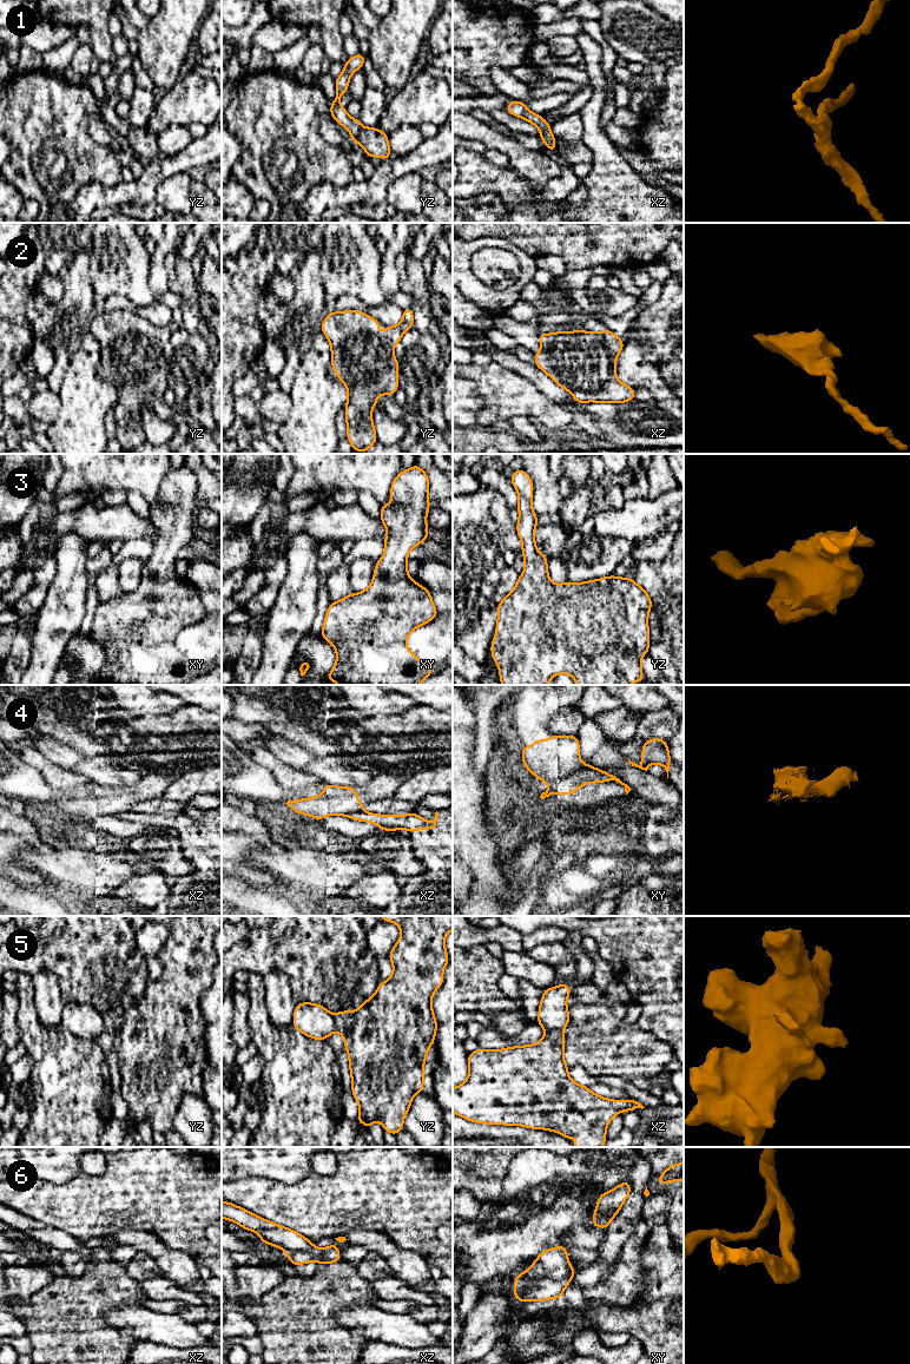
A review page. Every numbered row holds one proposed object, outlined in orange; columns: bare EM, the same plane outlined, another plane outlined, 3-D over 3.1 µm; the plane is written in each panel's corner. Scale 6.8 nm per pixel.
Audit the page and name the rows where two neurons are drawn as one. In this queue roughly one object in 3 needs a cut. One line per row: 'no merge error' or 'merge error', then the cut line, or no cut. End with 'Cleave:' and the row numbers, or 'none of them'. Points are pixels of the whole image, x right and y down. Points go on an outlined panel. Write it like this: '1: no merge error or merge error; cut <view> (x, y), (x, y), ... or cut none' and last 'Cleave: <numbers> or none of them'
1: no merge error; cut none
2: no merge error; cut none
3: no merge error; cut none
4: merge error; cut xy (589, 765), (575, 776), (577, 782)
5: no merge error; cut none
6: merge error; cut xy (521, 1273), (527, 1279), (562, 1279), (572, 1277)
Cleave: 4, 6

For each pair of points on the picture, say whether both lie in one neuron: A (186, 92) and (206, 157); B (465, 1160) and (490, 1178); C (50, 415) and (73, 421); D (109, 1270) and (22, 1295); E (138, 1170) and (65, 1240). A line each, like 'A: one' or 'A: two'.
A: two
B: one
C: two
D: two
E: two

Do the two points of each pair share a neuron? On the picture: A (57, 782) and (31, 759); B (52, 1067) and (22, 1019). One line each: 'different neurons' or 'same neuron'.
A: same neuron
B: same neuron

